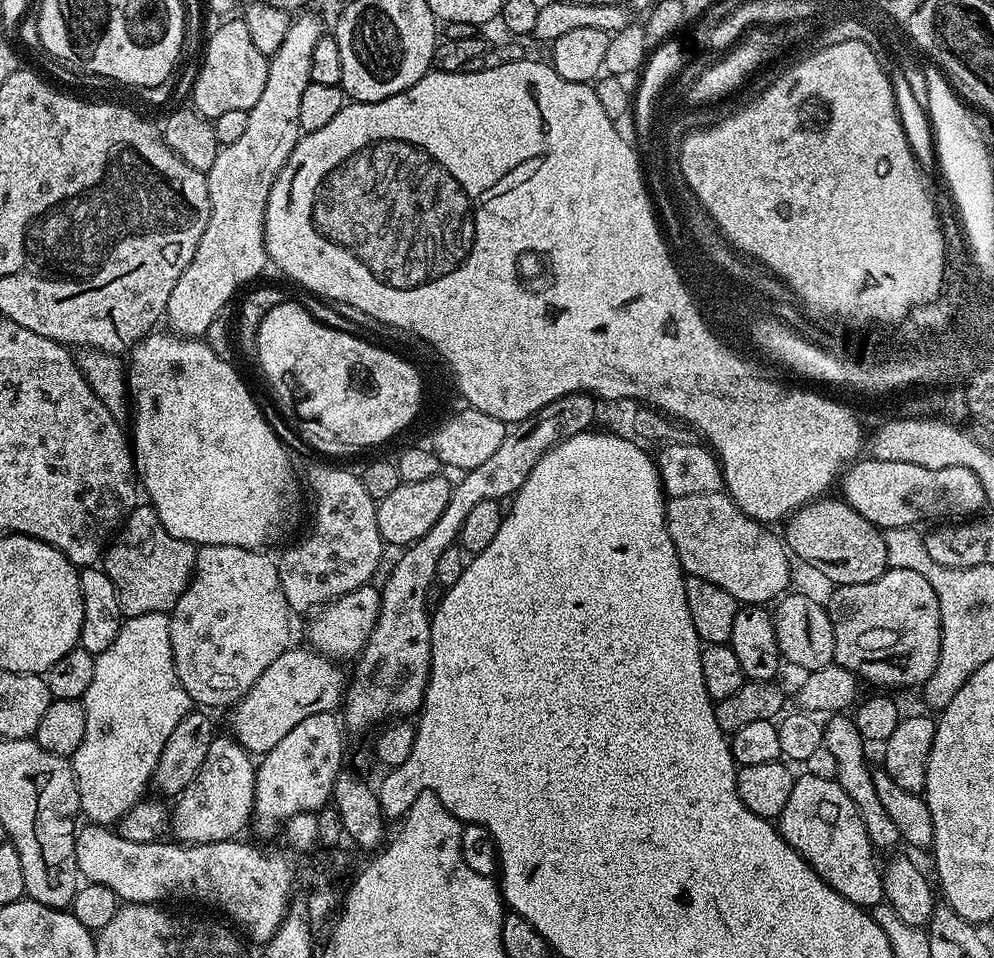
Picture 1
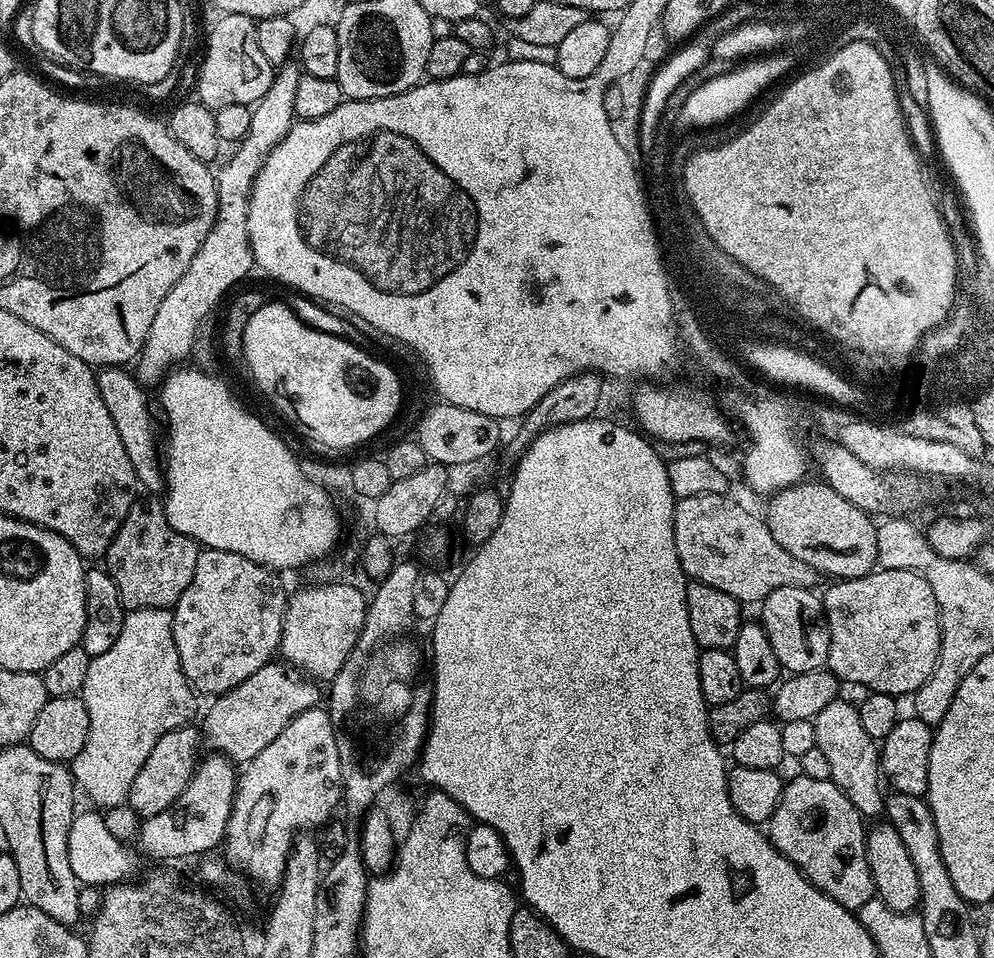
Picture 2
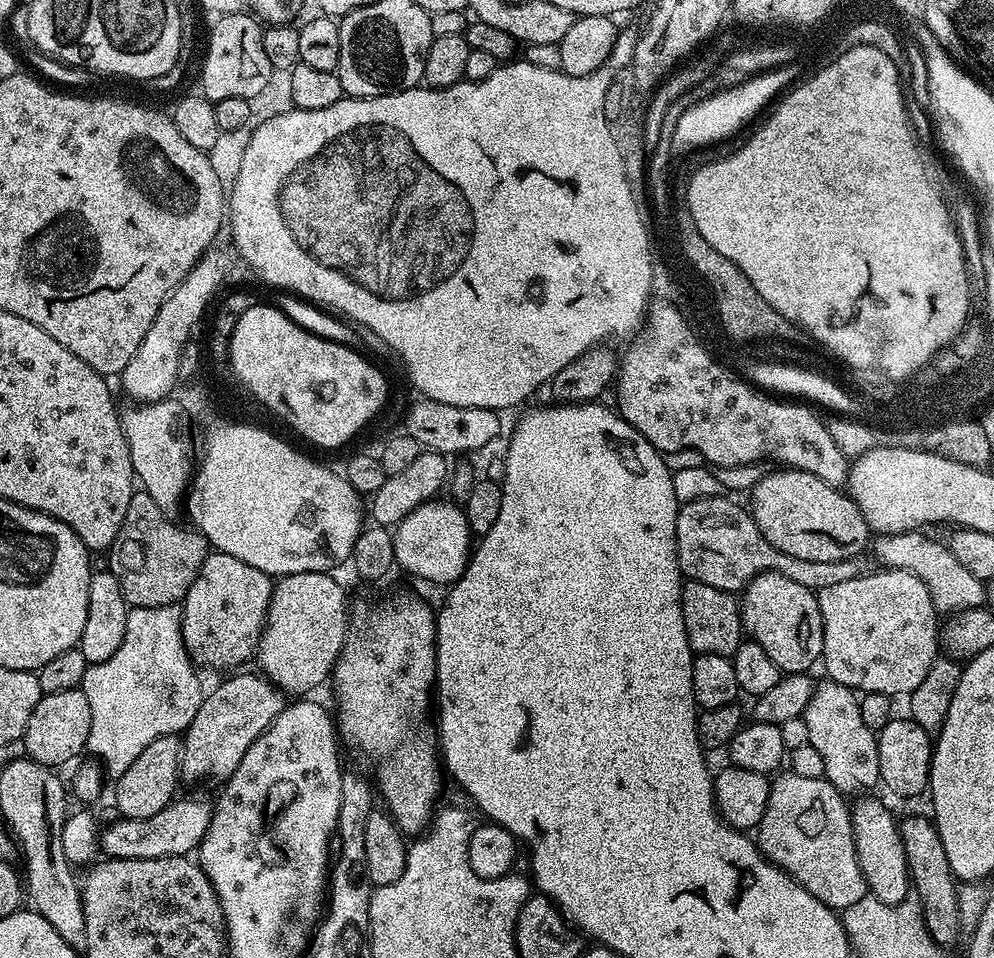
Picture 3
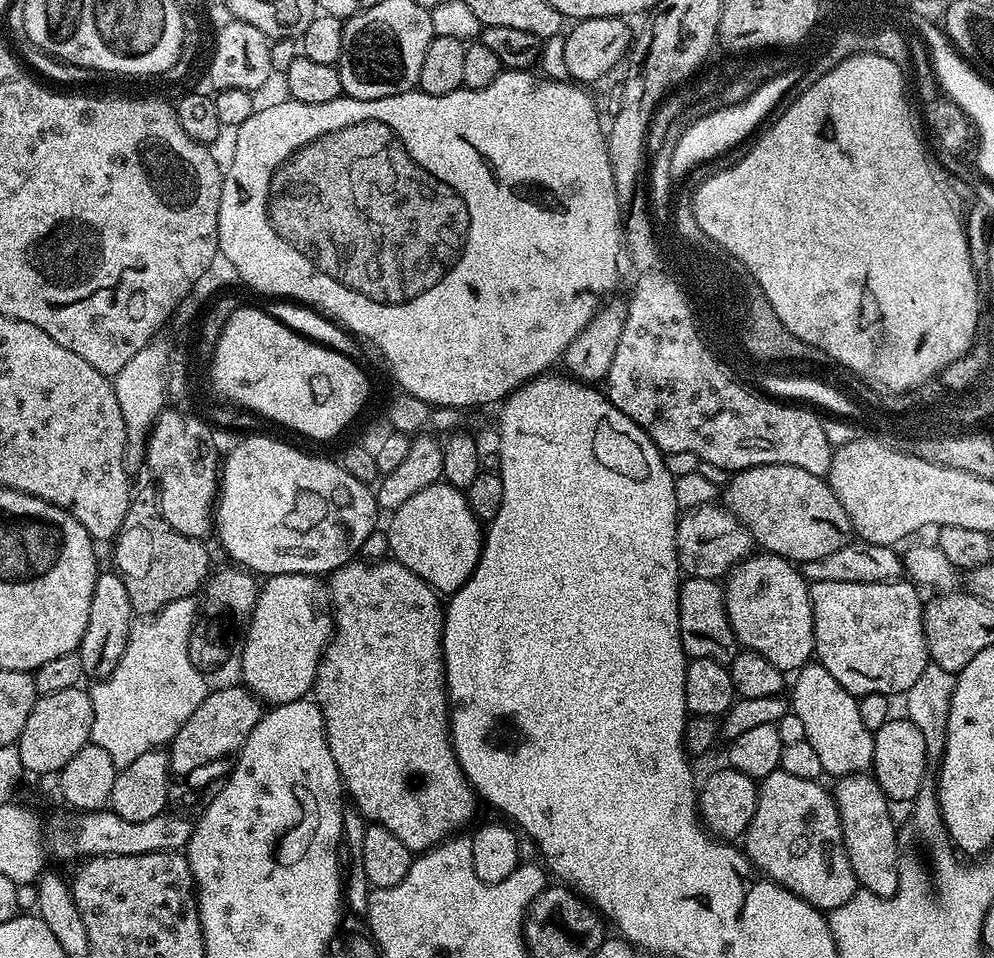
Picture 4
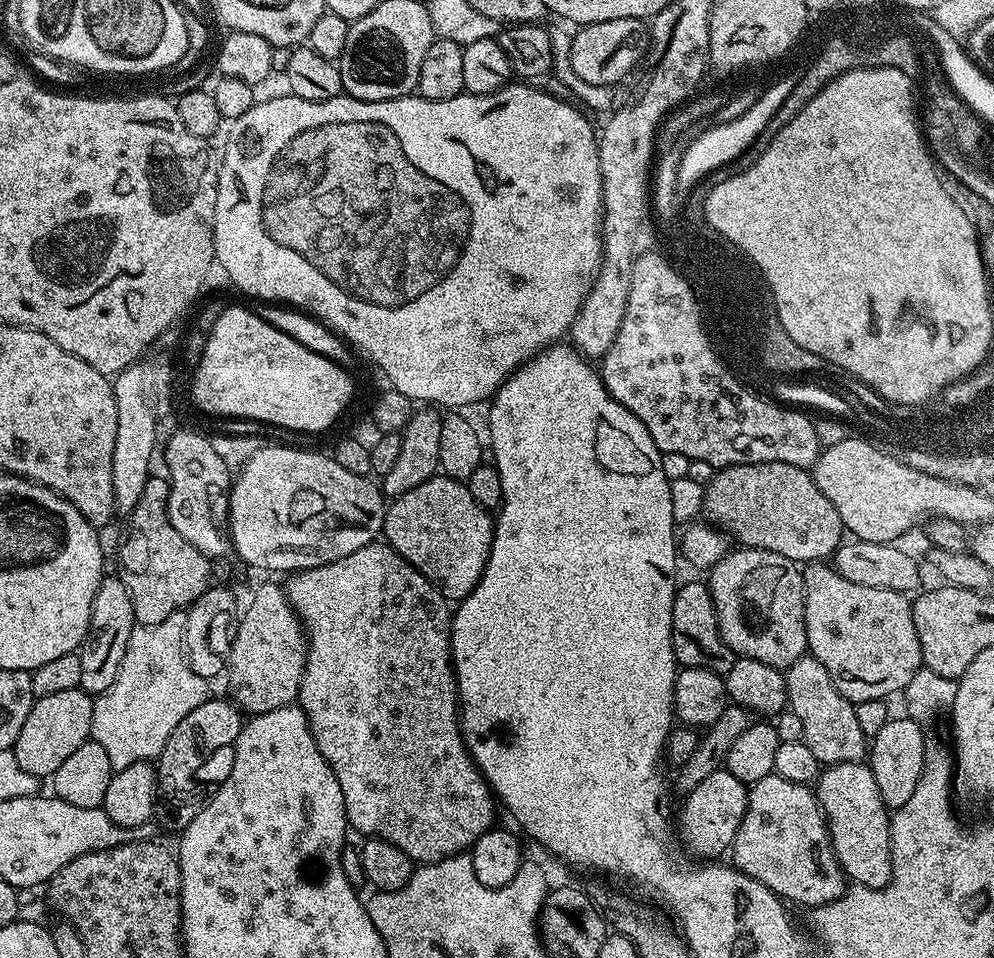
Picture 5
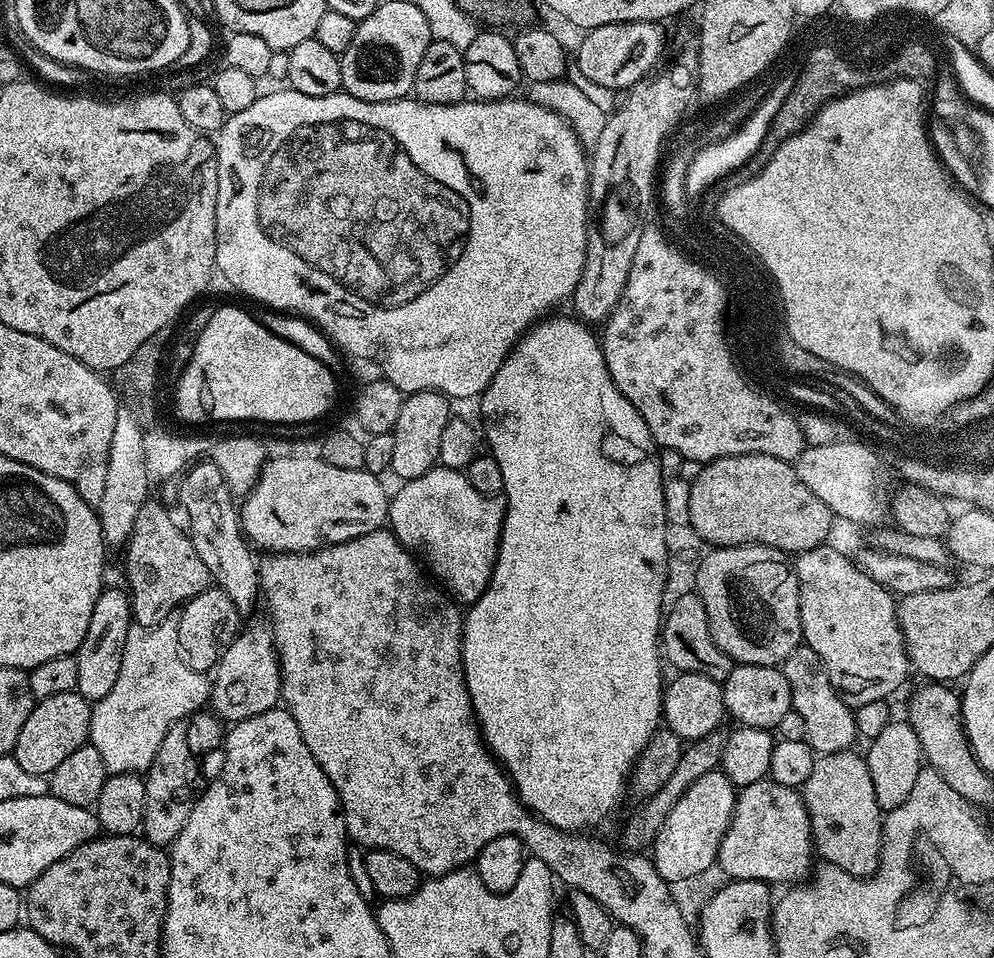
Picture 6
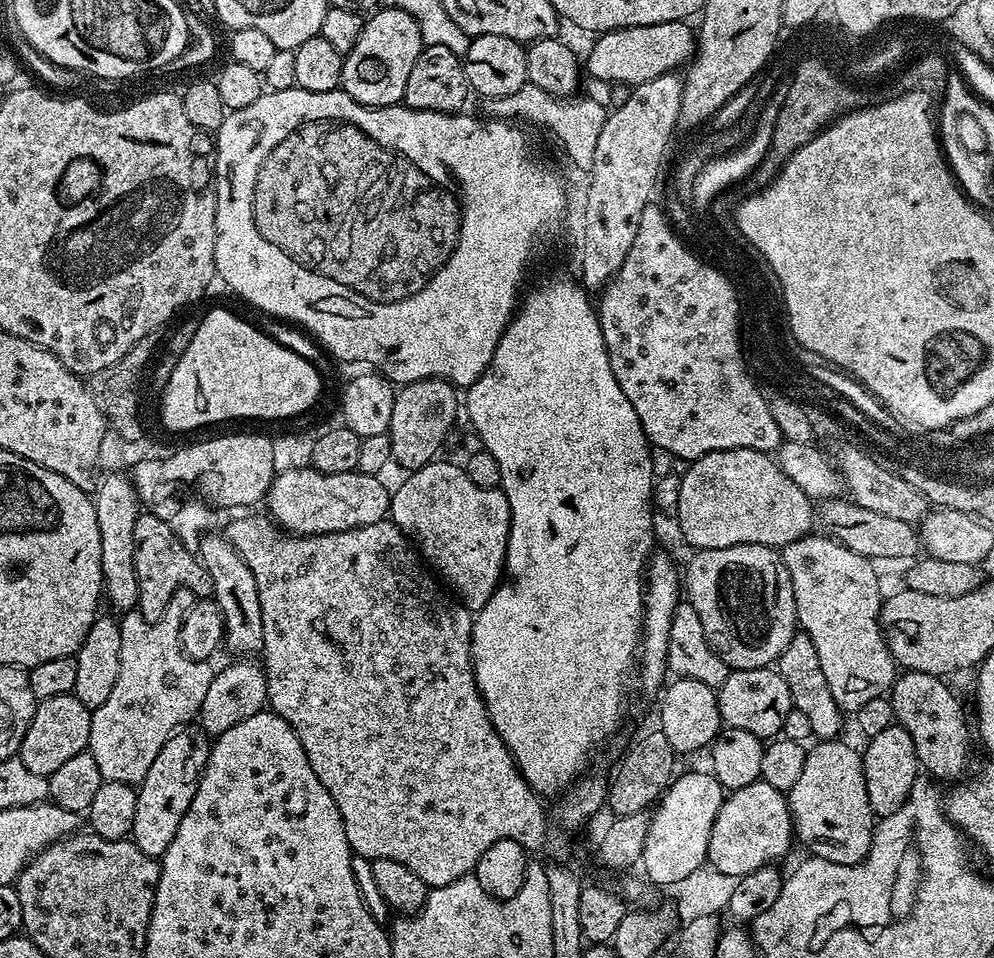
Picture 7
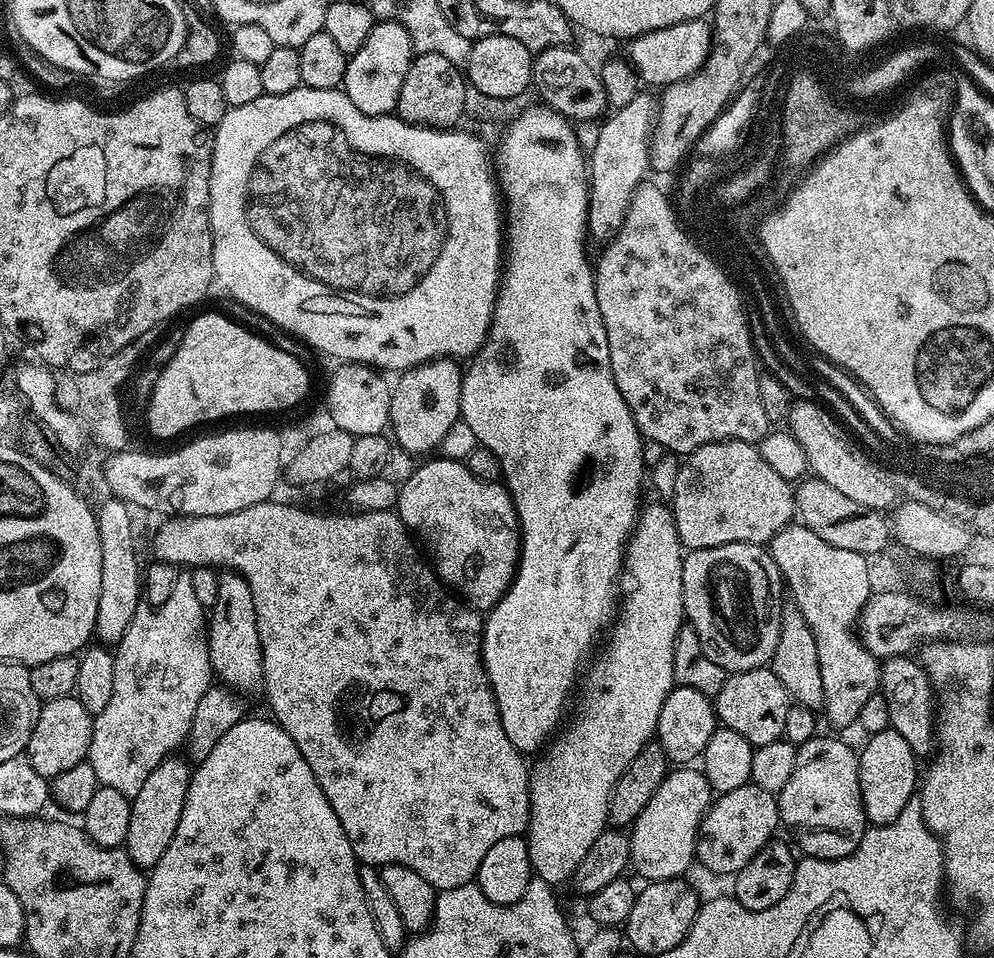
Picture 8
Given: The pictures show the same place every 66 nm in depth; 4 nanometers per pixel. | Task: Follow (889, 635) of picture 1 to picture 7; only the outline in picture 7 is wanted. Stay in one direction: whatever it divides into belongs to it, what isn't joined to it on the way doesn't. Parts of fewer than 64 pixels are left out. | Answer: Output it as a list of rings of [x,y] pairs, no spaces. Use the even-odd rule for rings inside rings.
[[[809,534],[795,540],[793,544],[785,544],[782,549],[782,555],[784,558],[784,565],[786,570],[790,574],[792,579],[792,585],[794,586],[794,598],[796,599],[796,618],[799,627],[810,638],[810,642],[814,642],[814,650],[818,650],[818,663],[822,666],[822,674],[826,674],[826,682],[830,682],[830,694],[834,694],[834,702],[838,702],[841,712],[845,714],[855,714],[858,710],[858,706],[864,705],[866,702],[870,702],[870,698],[878,698],[885,695],[891,689],[892,684],[895,683],[898,675],[898,665],[896,659],[890,654],[888,649],[888,643],[884,641],[884,633],[880,630],[880,606],[882,603],[882,595],[880,596],[880,580],[876,576],[872,576],[868,580],[868,584],[856,584],[855,576],[856,572],[852,568],[848,568],[844,572],[844,560],[852,560],[853,552],[844,547],[841,543],[835,539],[829,538],[827,535],[816,536],[817,534]]]

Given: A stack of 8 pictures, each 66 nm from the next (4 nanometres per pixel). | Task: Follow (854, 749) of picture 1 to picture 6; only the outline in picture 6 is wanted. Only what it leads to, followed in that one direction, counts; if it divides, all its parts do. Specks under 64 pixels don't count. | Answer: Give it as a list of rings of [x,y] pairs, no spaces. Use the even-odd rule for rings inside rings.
[[[801,642],[799,646],[785,658],[782,671],[790,686],[792,711],[797,712],[806,725],[806,740],[813,752],[846,752],[857,743],[856,714],[853,705],[843,699],[836,687],[830,682],[826,670],[822,666],[822,658],[810,650],[810,646]]]

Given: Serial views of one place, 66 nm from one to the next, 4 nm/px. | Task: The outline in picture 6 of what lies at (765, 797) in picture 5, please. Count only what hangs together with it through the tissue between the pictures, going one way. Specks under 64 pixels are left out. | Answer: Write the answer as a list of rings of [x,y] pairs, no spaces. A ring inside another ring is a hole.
[[[770,778],[739,789],[732,821],[716,855],[716,864],[725,872],[728,880],[763,880],[769,886],[776,886],[779,880],[785,880],[785,885],[792,886],[809,879],[814,868],[812,860],[814,861],[812,823],[803,795],[797,789],[782,786]]]

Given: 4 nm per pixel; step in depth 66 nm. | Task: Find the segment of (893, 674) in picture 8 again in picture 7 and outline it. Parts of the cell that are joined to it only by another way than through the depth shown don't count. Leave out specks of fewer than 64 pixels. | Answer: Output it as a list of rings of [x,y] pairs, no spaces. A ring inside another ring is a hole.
[[[906,670],[897,675],[888,697],[891,705],[894,706],[896,723],[902,725],[913,739],[917,765],[937,781],[954,782],[966,774],[964,772],[970,764],[970,732],[959,700],[945,684],[947,683],[936,675]]]

